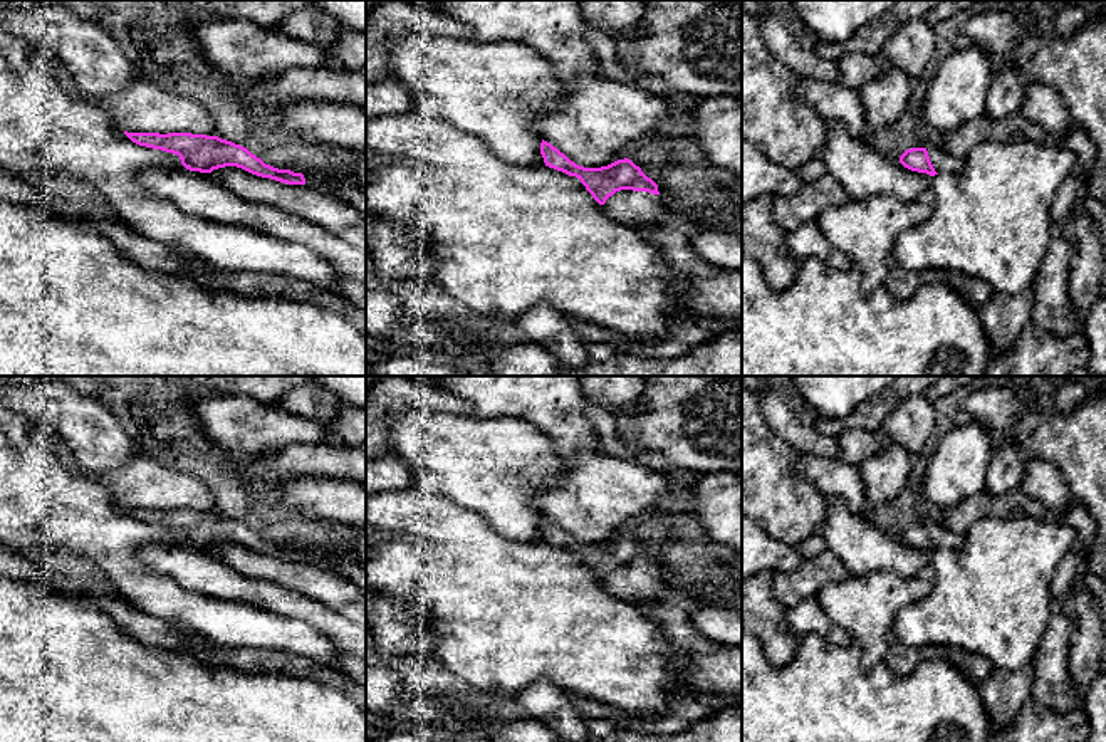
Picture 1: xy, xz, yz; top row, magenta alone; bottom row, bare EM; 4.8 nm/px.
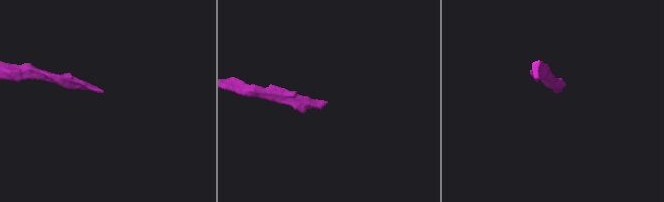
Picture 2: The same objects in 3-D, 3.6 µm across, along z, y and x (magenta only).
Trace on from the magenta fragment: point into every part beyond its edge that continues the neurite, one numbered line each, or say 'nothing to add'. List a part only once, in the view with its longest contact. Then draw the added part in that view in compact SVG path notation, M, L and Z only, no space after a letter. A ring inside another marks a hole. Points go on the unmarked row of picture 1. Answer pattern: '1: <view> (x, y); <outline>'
1: xz (640, 585); M616 567L603 584L611 594L633 603L680 601L690 608L705 606L698 598L670 588L660 571L648 567Z

